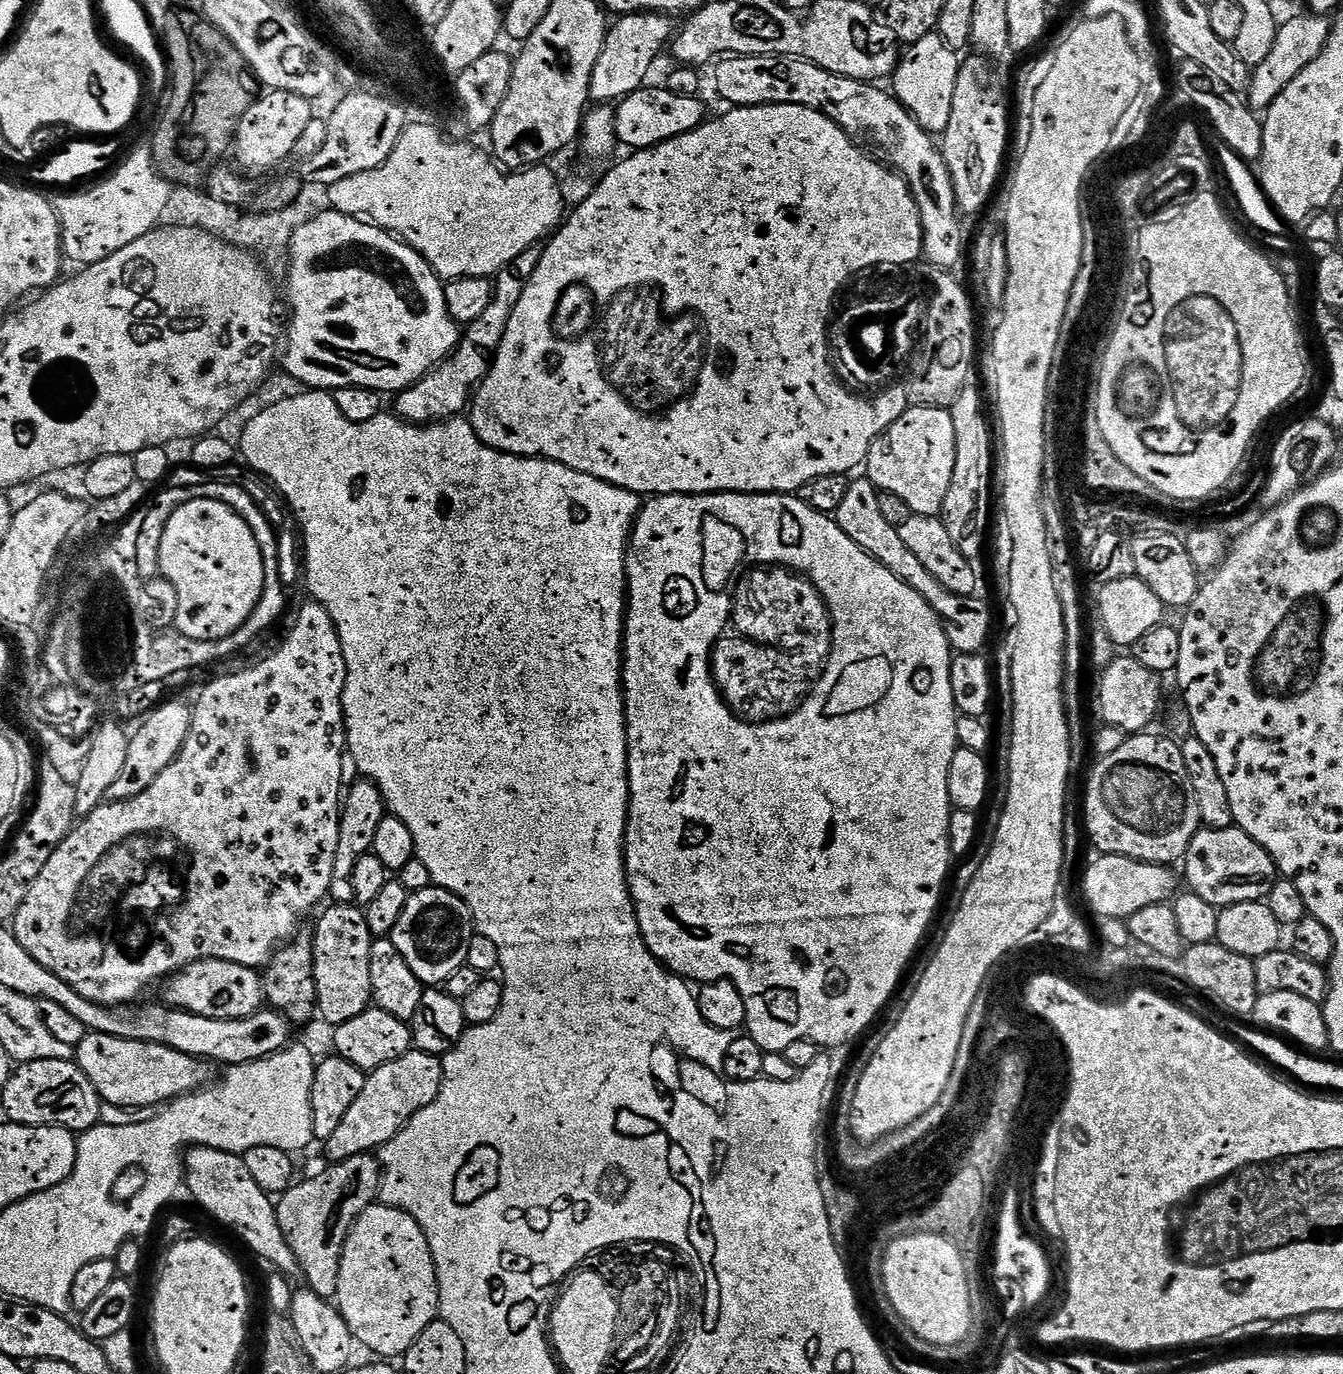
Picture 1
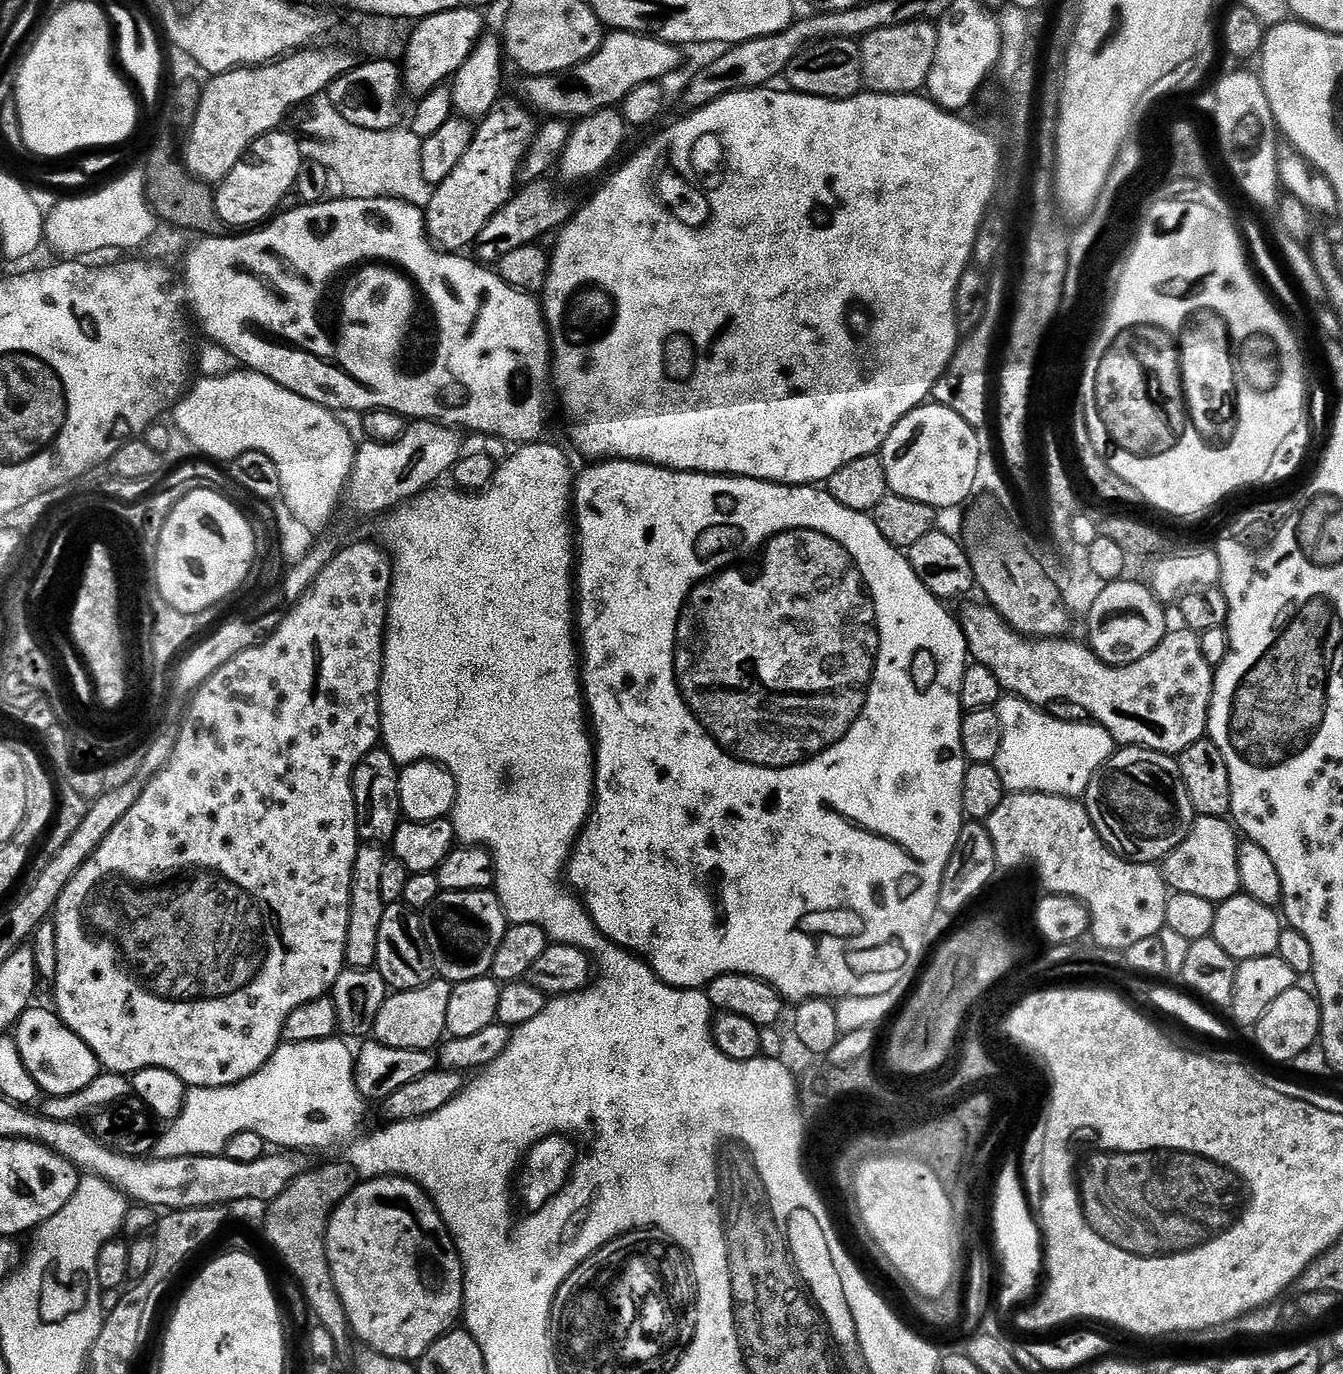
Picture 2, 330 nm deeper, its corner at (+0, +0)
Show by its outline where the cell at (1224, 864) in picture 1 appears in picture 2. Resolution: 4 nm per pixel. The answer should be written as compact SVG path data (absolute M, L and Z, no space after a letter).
M1197 816L1192 822L1190 834L1186 834L1183 842L1163 861L1164 881L1172 892L1194 894L1219 906L1241 891L1238 878L1241 843L1237 829L1225 817Z

